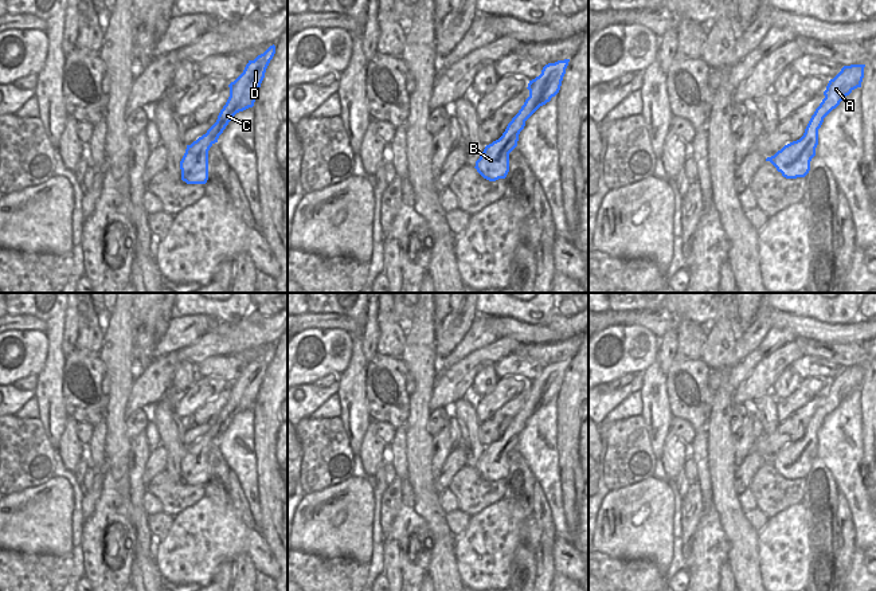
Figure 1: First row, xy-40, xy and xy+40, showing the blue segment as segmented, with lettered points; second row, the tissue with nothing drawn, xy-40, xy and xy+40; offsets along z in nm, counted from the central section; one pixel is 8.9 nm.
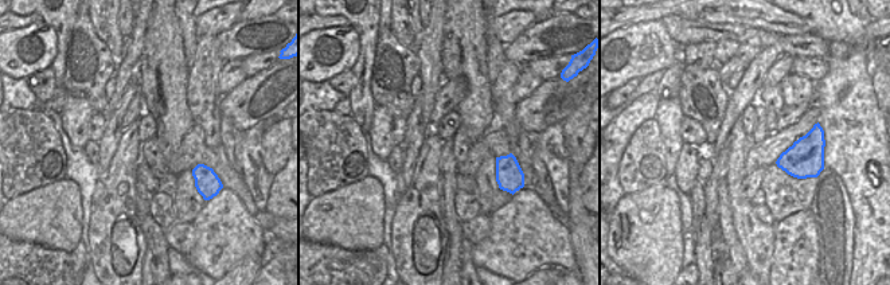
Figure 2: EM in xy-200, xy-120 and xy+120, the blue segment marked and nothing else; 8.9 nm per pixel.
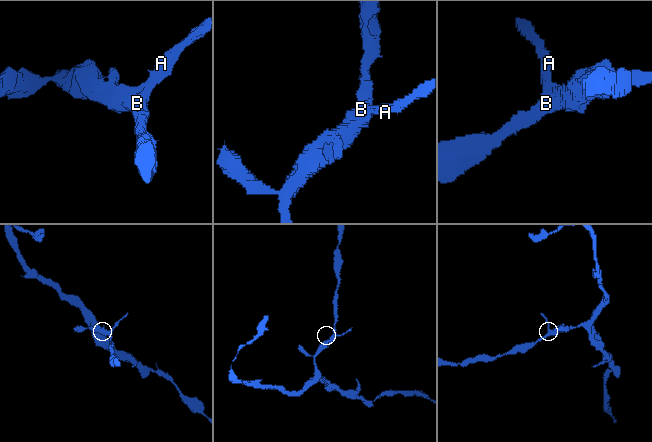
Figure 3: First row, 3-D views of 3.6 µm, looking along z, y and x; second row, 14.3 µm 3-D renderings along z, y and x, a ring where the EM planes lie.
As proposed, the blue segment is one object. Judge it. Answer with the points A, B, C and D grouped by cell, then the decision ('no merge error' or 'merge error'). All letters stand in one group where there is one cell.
A B C D | no merge error

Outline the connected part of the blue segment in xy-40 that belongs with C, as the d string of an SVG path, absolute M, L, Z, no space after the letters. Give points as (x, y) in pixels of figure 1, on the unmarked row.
M270 347L254 361L249 361L243 373L228 385L230 398L220 411L216 423L191 446L180 462L181 481L187 485L206 485L208 481L208 451L218 443L228 423L239 412L254 407L257 394L265 379L266 369L275 355L275 347Z

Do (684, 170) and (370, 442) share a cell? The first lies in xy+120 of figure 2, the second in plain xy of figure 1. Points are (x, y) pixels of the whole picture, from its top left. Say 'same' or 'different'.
same

